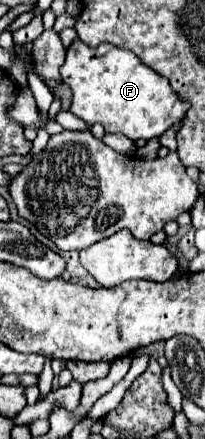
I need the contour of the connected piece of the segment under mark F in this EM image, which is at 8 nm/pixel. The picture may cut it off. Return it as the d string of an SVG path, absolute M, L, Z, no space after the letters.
M79 38L67 48L67 58L61 68L61 78L73 90L71 112L89 126L99 122L105 132L121 132L131 140L151 140L161 136L169 126L183 120L189 102L173 92L167 78L147 68L133 52L113 44L89 48Z

